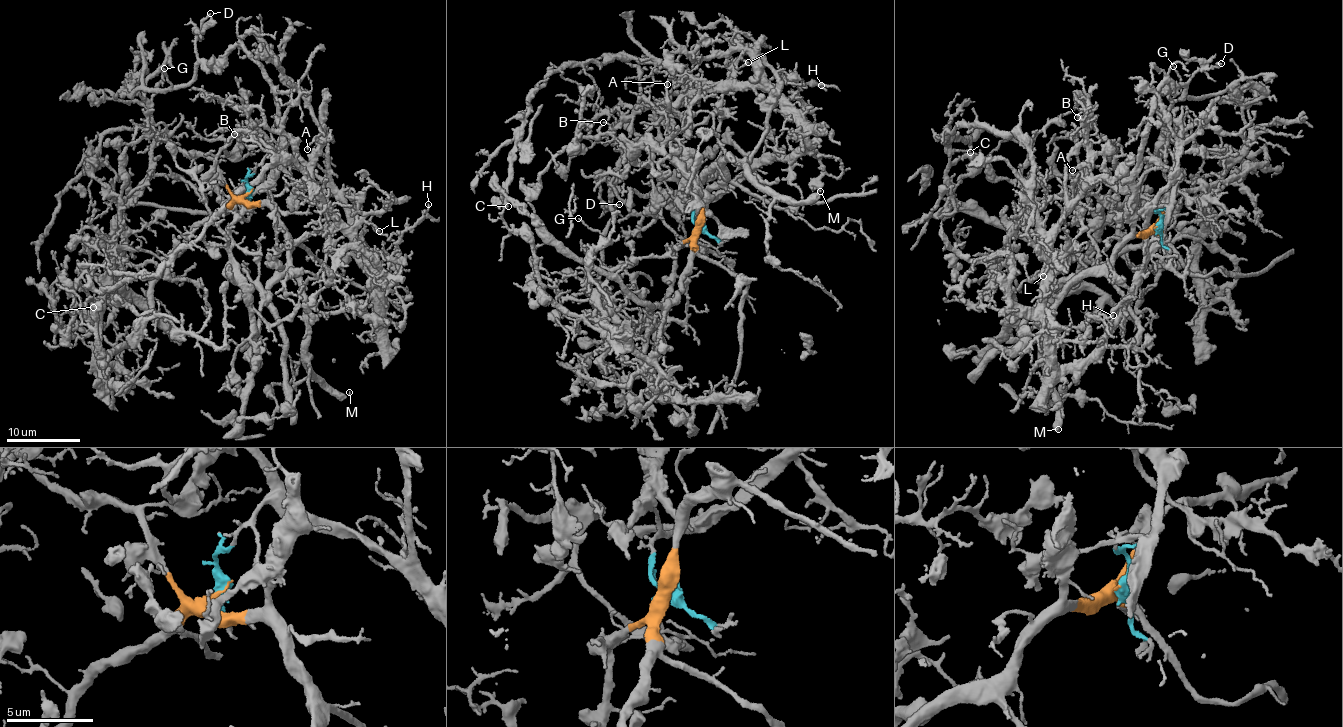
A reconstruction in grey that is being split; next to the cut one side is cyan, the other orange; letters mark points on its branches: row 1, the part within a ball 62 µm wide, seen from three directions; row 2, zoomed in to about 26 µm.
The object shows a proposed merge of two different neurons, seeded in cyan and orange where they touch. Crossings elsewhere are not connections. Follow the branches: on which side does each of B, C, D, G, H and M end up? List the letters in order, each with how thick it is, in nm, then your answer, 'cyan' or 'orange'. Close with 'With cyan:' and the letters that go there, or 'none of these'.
B: calibre 120 nm; cyan
C: calibre 120 nm; orange
D: calibre 140 nm; orange
G: calibre 120 nm; orange
H: calibre 120 nm; cyan
M: calibre 100 nm; orange
With cyan: B, H

